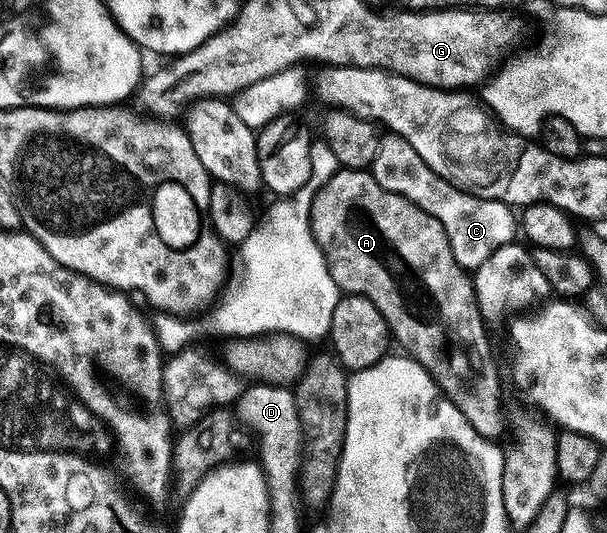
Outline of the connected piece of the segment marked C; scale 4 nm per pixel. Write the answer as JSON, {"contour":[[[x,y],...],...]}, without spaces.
{"contour":[[[385,134],[374,157],[370,174],[390,193],[398,193],[430,213],[444,227],[452,246],[456,264],[475,269],[502,245],[513,242],[518,235],[518,215],[511,206],[498,200],[482,200],[468,192],[459,191],[434,173],[414,151],[409,141],[395,134]]]}

